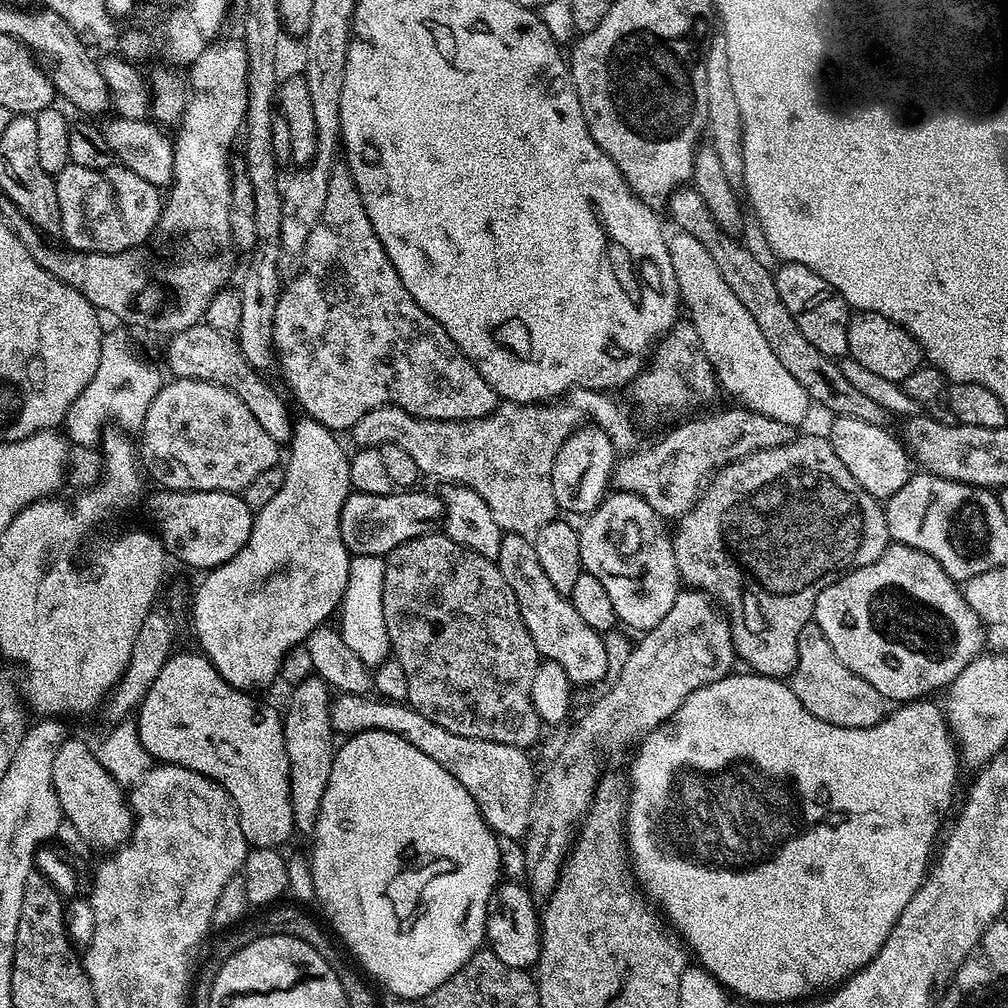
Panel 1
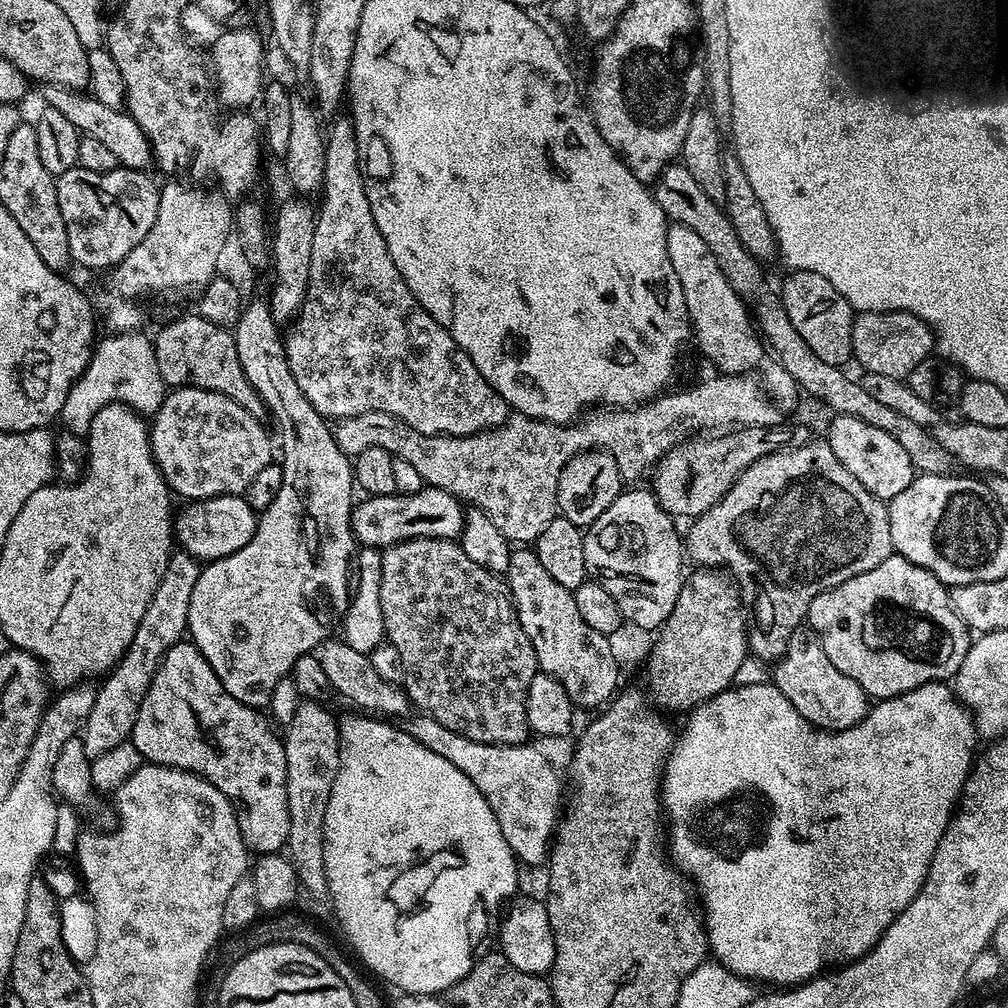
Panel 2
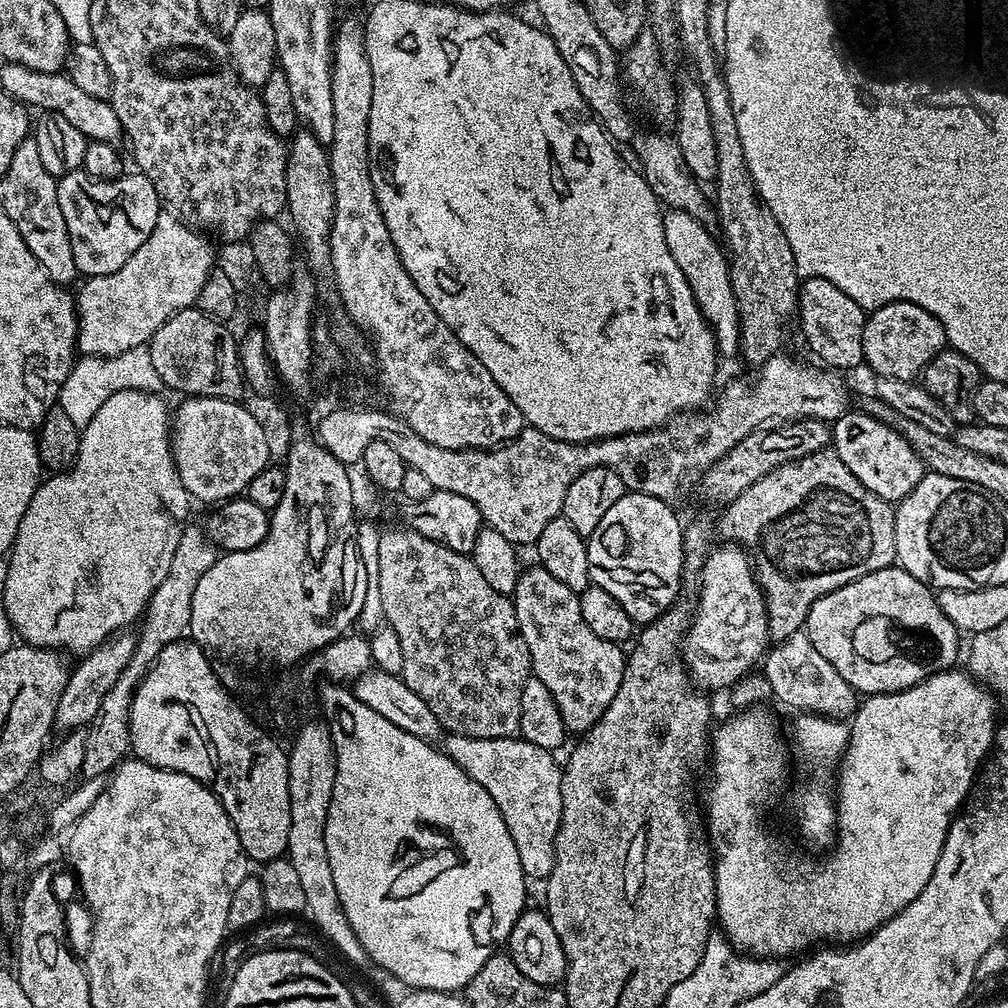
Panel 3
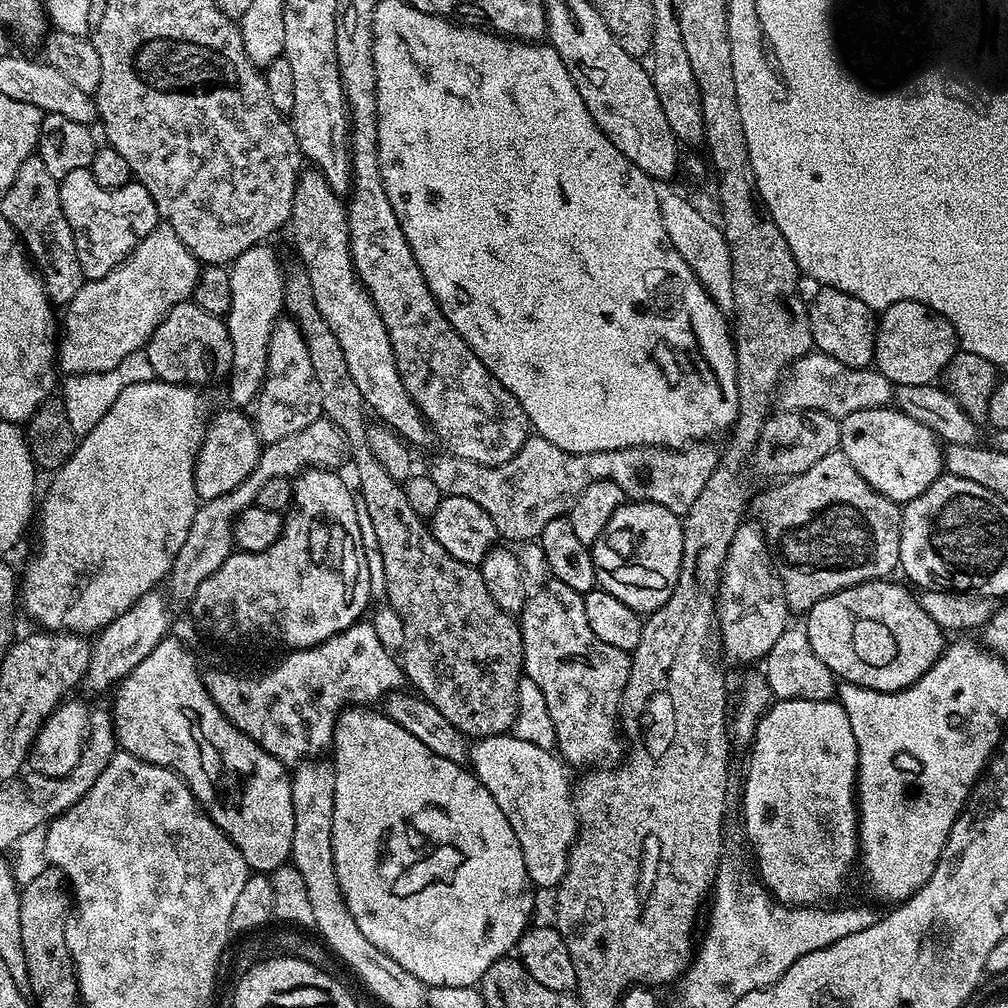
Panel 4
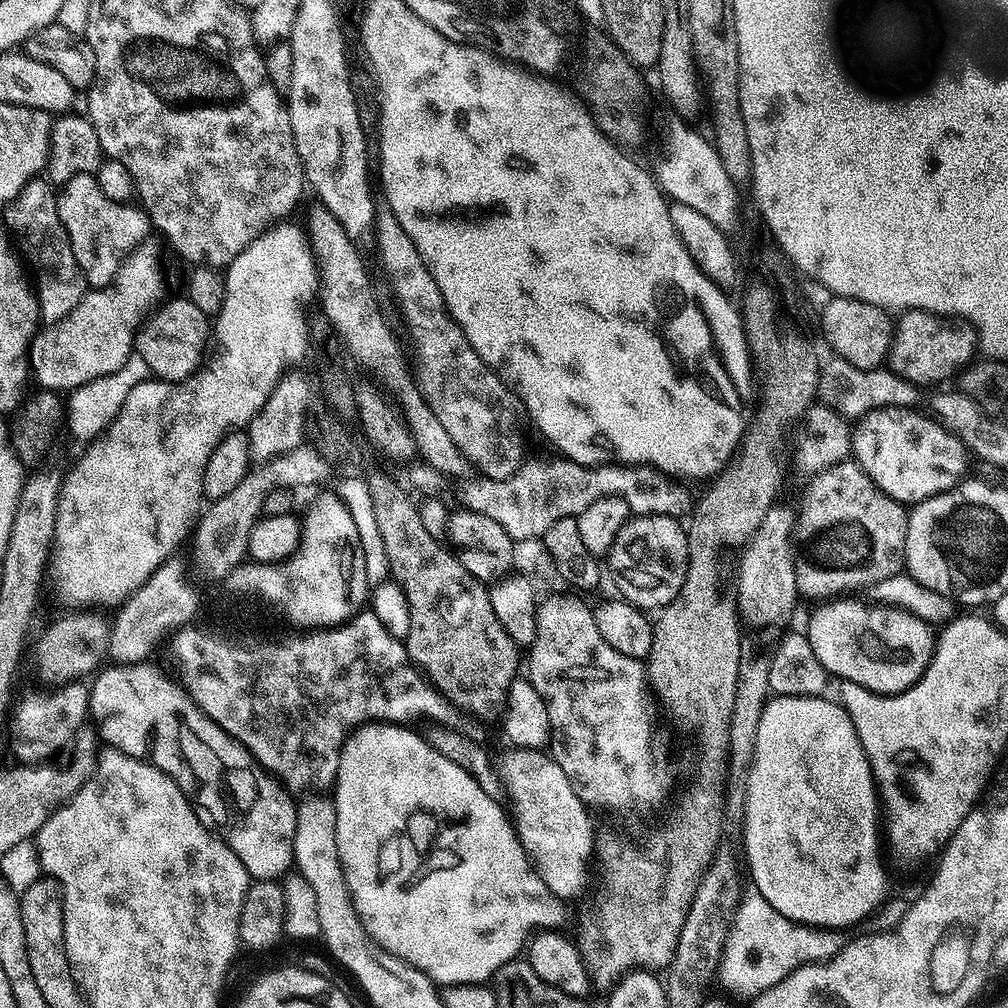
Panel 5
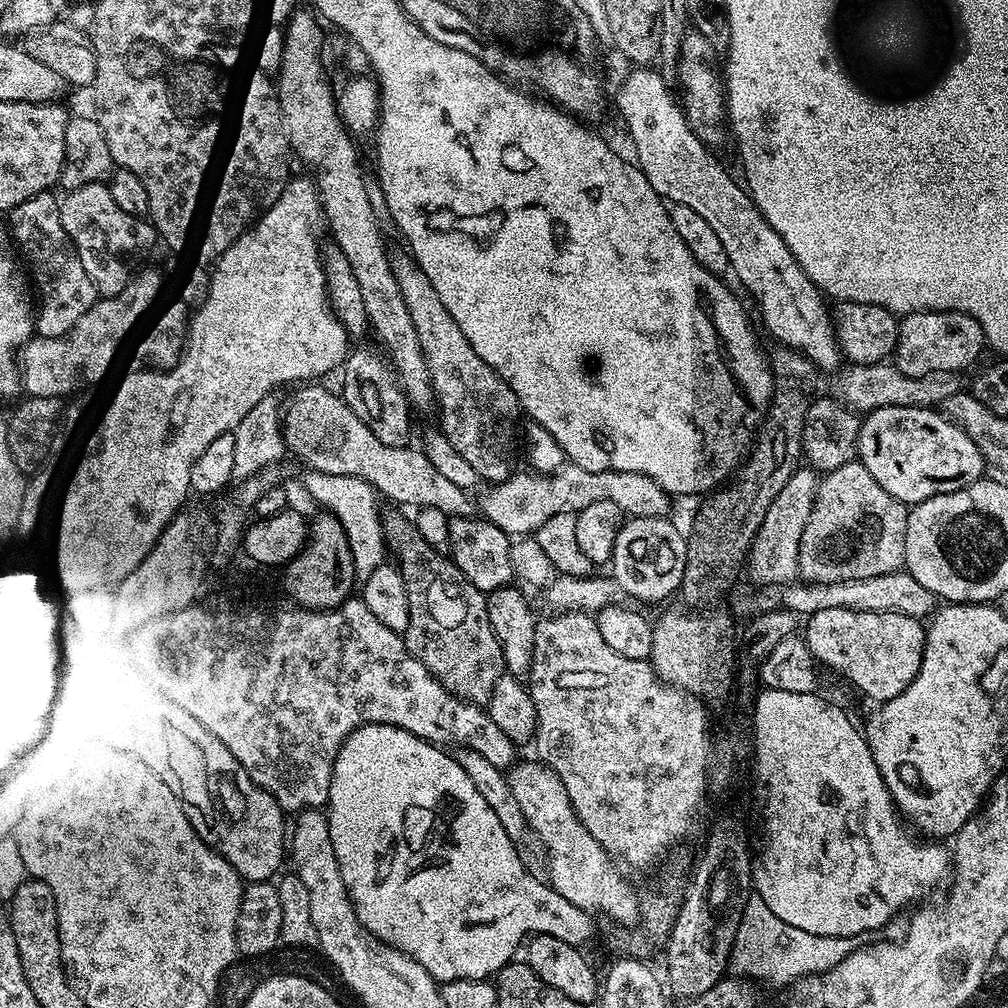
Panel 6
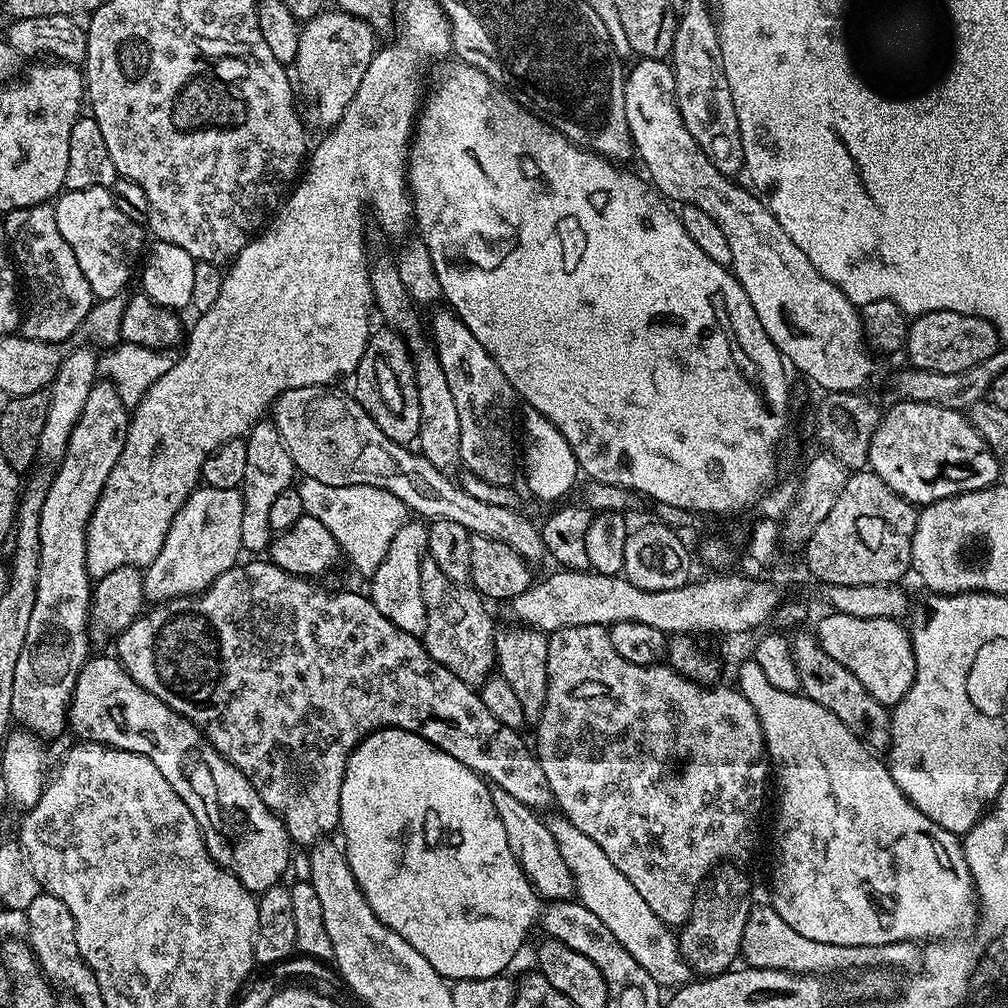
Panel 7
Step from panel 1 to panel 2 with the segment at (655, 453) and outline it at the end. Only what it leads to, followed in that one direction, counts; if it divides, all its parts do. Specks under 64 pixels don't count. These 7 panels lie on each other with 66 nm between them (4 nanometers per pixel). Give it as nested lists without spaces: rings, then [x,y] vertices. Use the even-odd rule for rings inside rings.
[[[781,422],[772,428],[741,426],[723,434],[709,436],[712,436],[709,440],[689,438],[683,444],[677,444],[660,459],[654,469],[650,491],[673,518],[701,516],[728,493],[735,480],[747,468],[754,466],[754,462],[775,452],[783,452],[786,448],[797,448],[809,443],[814,433],[804,424]]]

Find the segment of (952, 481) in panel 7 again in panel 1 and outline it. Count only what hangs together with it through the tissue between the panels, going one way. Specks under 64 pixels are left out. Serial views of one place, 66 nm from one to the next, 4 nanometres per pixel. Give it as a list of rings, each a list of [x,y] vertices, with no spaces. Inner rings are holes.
[[[837,416],[826,431],[826,439],[834,446],[834,454],[842,458],[842,466],[854,474],[854,482],[866,490],[866,494],[875,500],[886,502],[902,486],[906,486],[910,475],[910,457],[907,448],[899,439],[891,436],[891,431],[882,426],[874,426],[870,422],[858,422],[858,418]]]

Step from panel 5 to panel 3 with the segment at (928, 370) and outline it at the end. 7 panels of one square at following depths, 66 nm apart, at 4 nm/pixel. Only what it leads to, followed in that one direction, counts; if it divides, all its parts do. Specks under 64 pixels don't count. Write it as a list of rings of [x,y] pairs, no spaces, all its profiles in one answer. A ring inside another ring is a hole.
[[[895,300],[881,308],[871,309],[867,313],[862,330],[862,354],[864,364],[872,367],[876,376],[915,381],[923,373],[927,364],[938,353],[945,351],[945,348],[946,341],[942,322],[938,322],[938,318],[934,318],[934,314],[930,314],[930,310],[922,310],[922,306],[918,306],[914,302]]]

